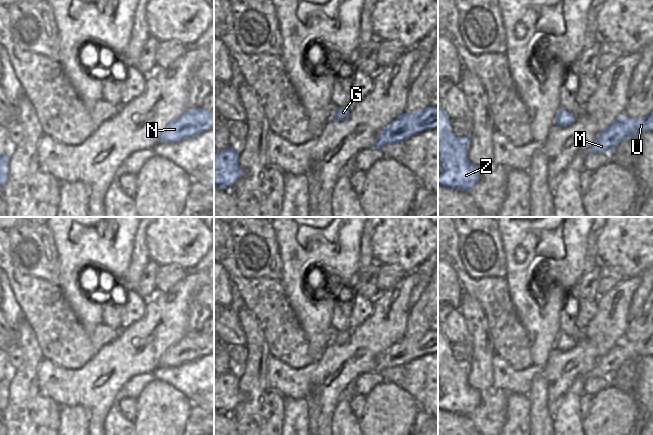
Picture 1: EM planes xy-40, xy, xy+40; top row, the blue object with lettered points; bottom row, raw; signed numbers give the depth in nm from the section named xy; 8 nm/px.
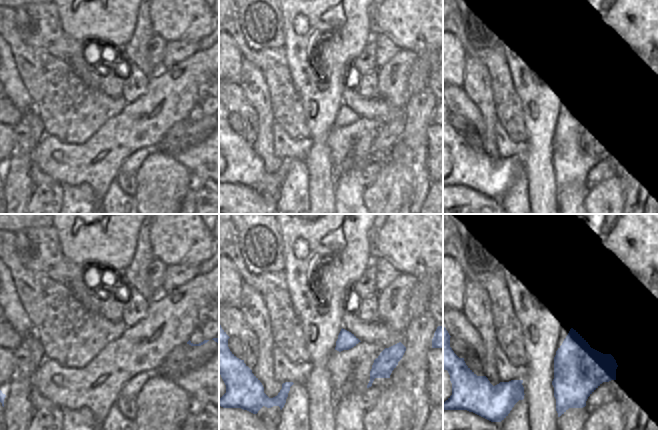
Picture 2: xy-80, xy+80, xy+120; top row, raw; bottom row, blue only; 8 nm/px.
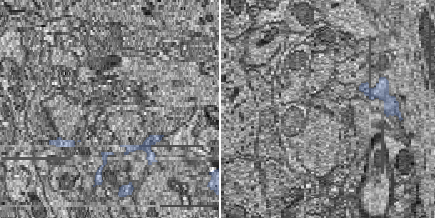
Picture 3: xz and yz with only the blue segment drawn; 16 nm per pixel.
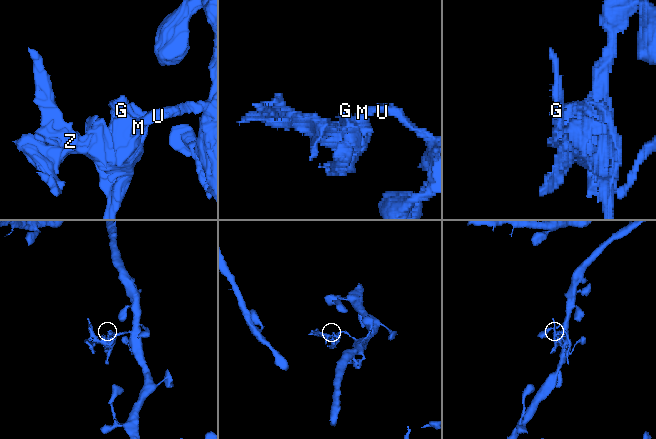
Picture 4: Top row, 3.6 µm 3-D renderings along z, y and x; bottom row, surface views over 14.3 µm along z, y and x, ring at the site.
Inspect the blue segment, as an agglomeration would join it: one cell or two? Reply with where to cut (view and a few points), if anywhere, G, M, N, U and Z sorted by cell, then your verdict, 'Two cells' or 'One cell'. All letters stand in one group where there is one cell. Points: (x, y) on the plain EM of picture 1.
Split along xy+40 (605, 354), (612, 364), (620, 365). Groups: G M Z / N U. Two cells

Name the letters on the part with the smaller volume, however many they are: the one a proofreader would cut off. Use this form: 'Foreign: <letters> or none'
Foreign: G, M, Z

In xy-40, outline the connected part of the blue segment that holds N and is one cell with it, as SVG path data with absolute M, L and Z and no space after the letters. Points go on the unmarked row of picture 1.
M196 333L186 335L169 347L161 356L159 363L178 367L211 353L214 353L214 334Z

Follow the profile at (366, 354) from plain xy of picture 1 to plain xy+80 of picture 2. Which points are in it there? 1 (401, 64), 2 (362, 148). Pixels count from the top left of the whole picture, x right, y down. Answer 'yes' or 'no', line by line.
1: yes
2: no

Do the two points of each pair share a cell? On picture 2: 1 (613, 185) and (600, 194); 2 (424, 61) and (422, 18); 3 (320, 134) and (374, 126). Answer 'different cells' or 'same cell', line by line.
1: same cell
2: different cells
3: different cells

